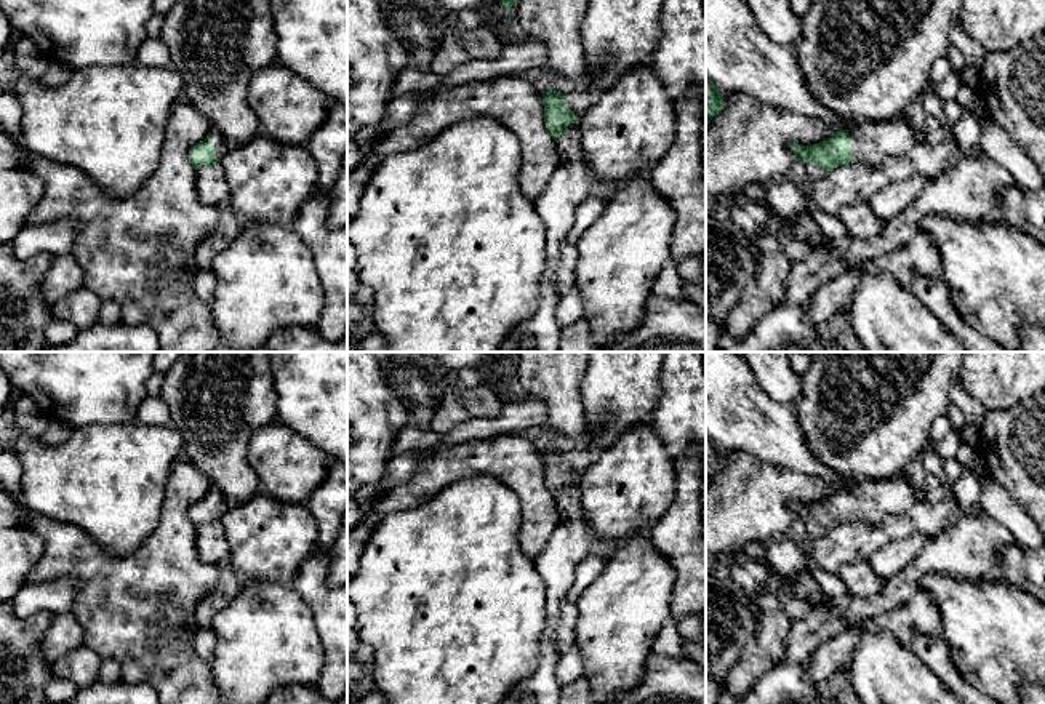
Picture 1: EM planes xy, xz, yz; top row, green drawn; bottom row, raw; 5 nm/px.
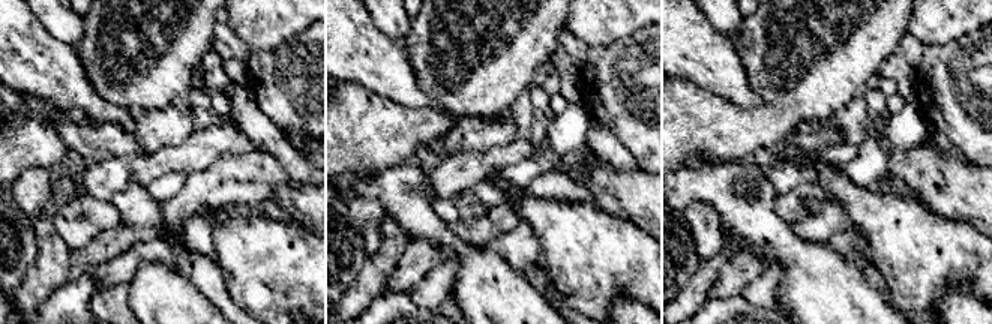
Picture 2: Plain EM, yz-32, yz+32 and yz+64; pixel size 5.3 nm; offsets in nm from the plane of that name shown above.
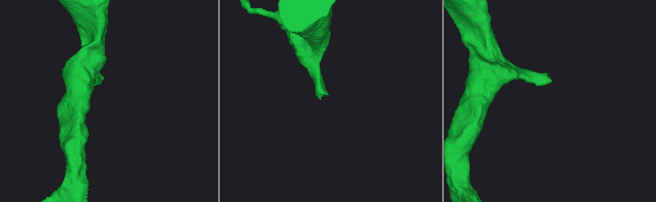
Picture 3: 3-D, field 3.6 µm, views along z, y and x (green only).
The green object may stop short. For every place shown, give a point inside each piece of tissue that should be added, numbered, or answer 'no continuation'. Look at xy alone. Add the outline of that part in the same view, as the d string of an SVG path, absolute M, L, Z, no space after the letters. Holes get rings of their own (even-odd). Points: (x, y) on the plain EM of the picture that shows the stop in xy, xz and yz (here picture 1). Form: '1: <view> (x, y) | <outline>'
1: xy (218, 500) | M211 486L210 491L211 491L211 496L206 498L205 502L211 502L214 506L214 515L222 517L229 509L229 504L226 502L224 494L216 486Z

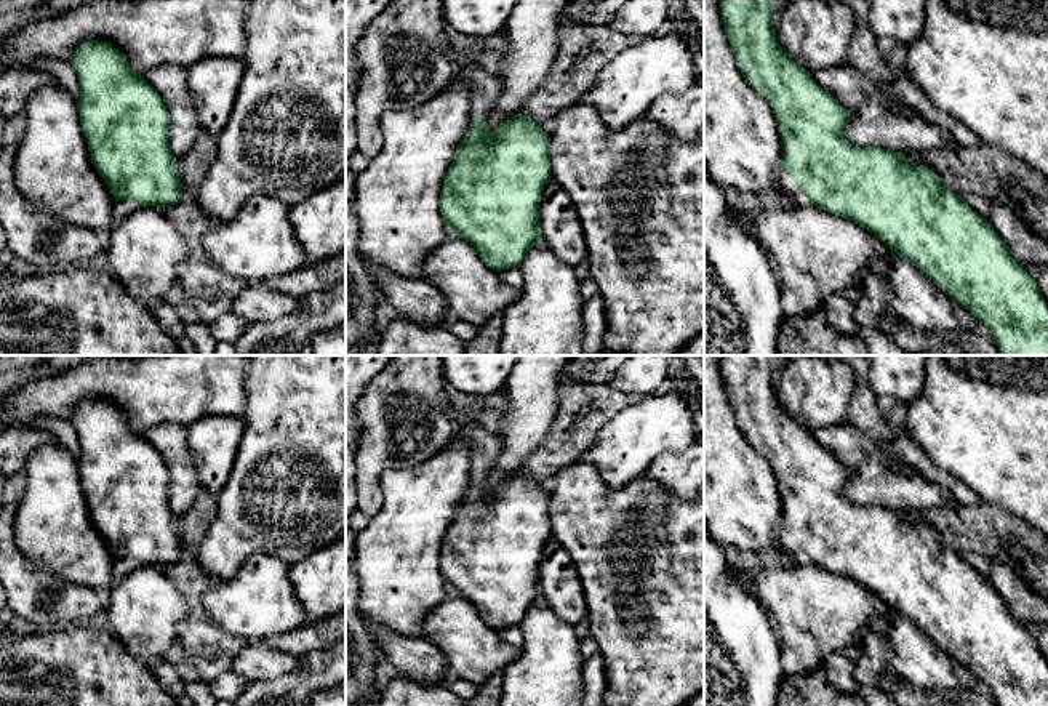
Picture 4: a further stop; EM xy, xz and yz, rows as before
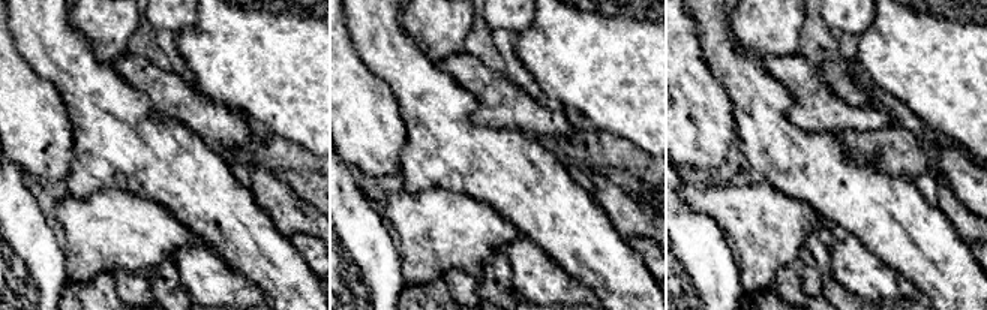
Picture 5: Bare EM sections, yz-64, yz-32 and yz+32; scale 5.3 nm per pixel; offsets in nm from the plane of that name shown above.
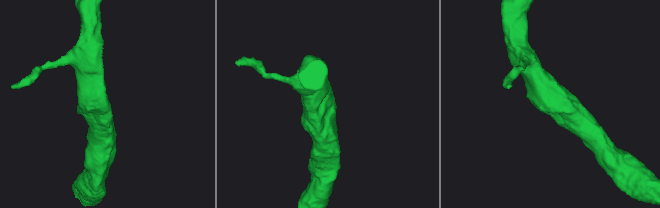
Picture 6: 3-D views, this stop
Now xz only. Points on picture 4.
1: xz (485, 447) | M451 403L446 408L454 423L454 434L470 440L472 474L486 475L502 450L502 440L491 431L482 427L474 415L456 410Z

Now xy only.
1: xy (124, 567) | M120 559L115 562L114 572L112 572L112 584L120 583L125 580L130 573L133 573L141 564L134 559Z

